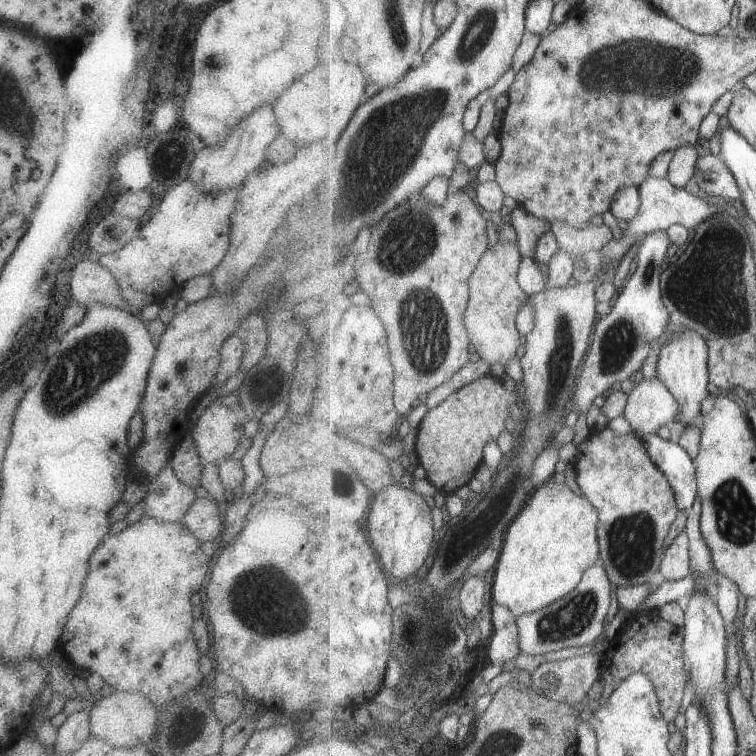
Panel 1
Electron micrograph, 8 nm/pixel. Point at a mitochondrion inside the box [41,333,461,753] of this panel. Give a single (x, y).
(265, 604)

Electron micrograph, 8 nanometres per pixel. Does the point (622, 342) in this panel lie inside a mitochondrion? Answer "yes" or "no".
yes

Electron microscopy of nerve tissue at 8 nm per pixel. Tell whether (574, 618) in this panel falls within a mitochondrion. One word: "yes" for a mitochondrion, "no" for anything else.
yes

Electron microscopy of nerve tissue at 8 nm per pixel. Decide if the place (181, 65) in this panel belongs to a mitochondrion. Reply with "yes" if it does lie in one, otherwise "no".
no

